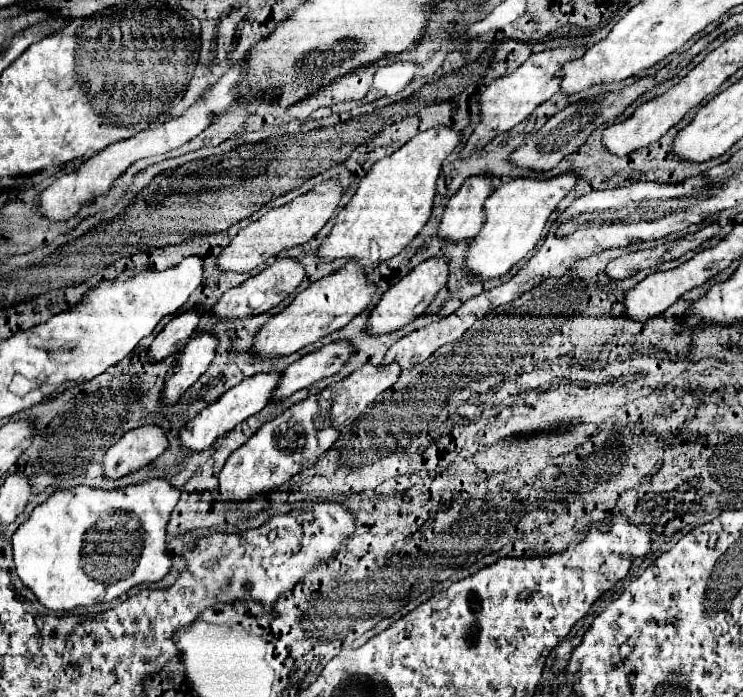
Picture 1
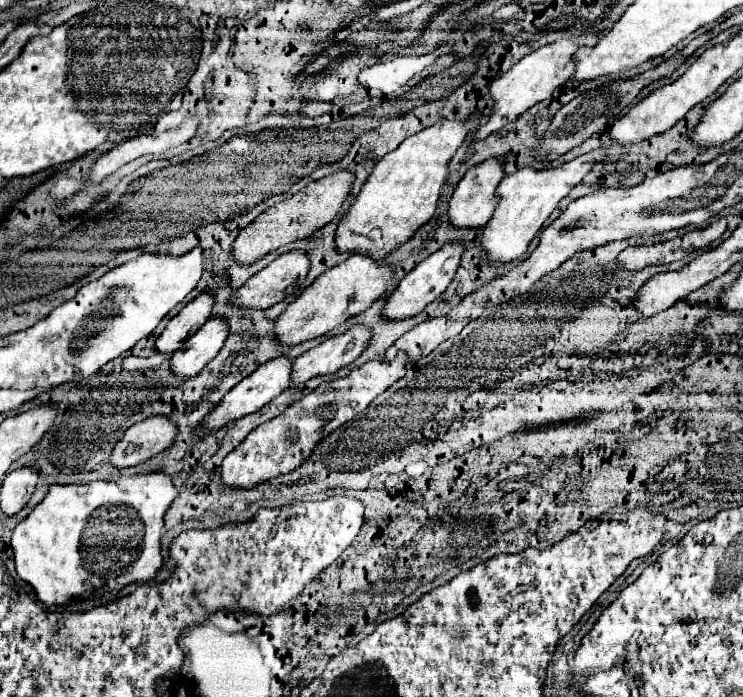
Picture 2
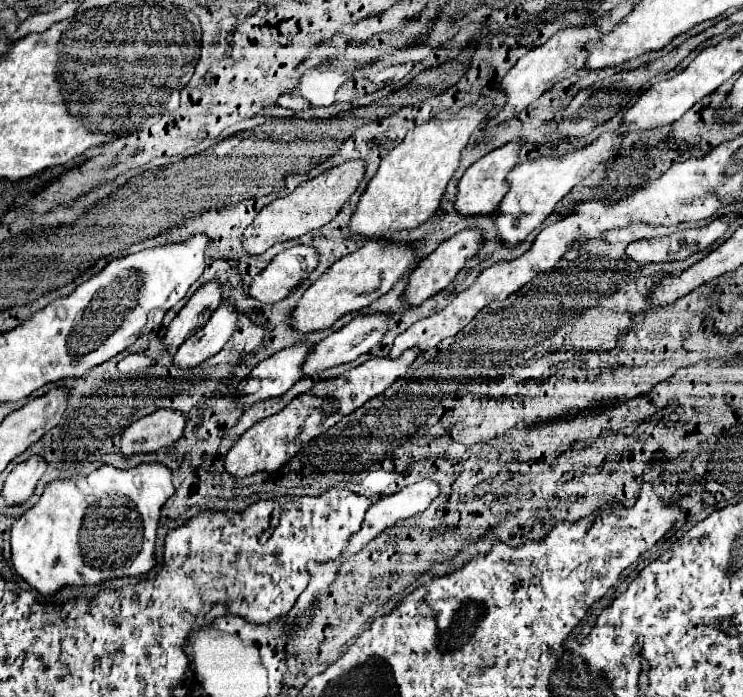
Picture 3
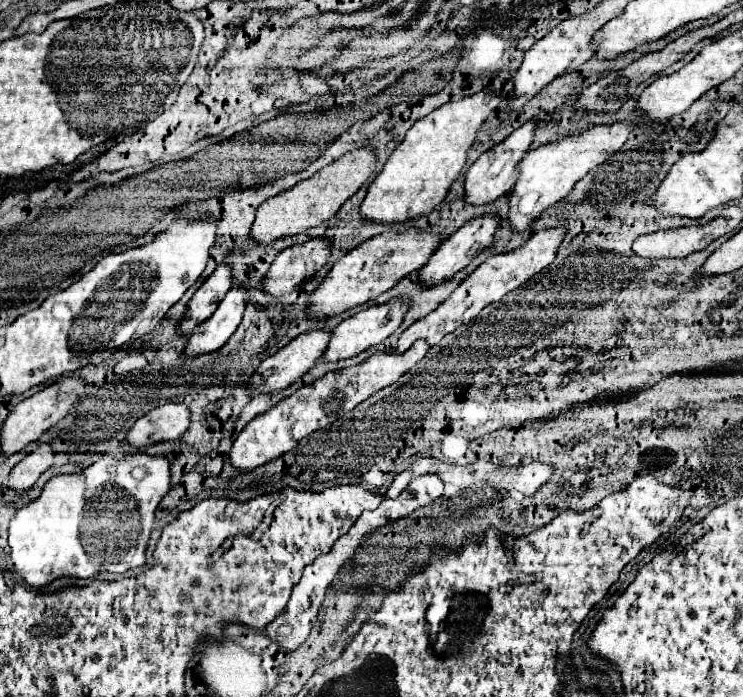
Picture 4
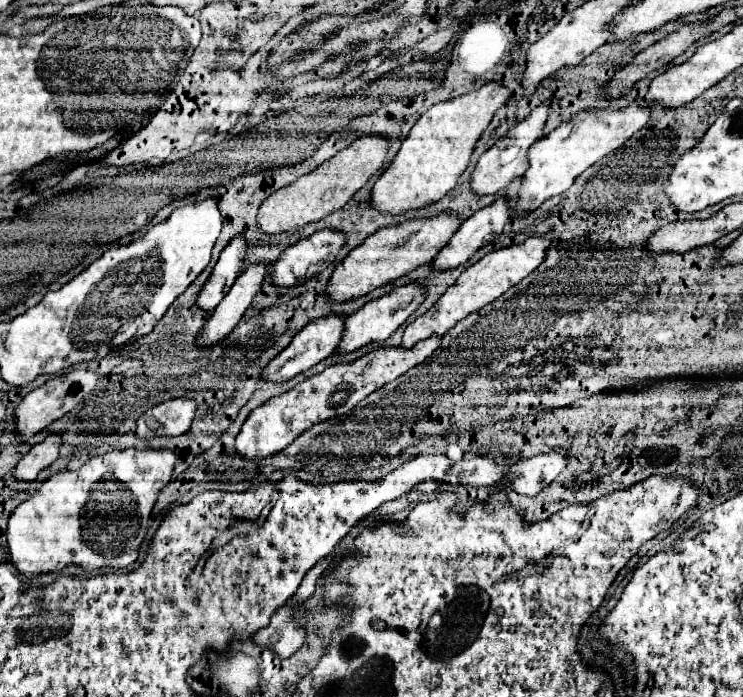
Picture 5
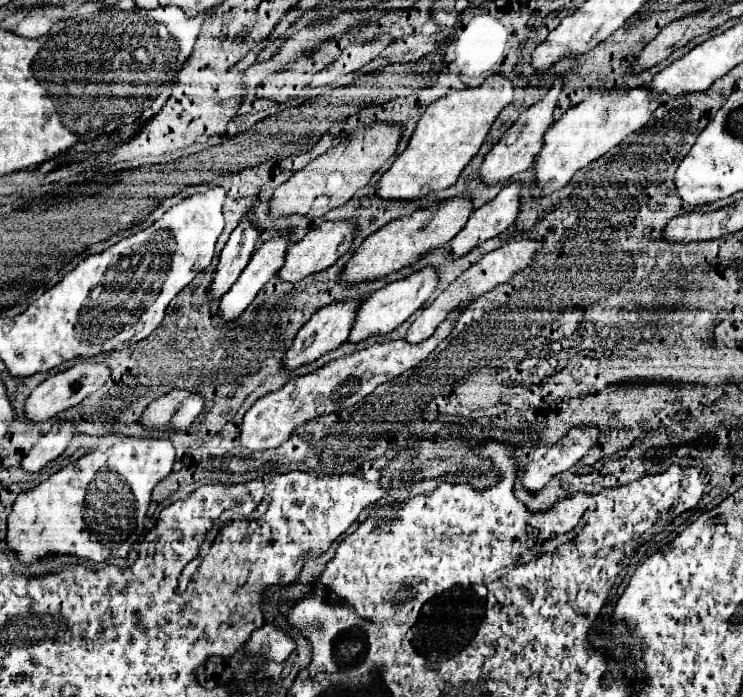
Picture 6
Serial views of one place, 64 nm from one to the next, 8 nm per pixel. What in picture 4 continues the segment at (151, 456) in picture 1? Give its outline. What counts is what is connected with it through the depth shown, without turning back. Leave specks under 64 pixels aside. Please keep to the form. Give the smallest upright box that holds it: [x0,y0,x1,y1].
[124,402,190,448]

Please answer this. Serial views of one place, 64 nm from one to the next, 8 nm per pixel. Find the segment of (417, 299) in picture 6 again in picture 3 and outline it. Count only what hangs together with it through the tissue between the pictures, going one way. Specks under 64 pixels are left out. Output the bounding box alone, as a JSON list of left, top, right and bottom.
[302,314,388,376]

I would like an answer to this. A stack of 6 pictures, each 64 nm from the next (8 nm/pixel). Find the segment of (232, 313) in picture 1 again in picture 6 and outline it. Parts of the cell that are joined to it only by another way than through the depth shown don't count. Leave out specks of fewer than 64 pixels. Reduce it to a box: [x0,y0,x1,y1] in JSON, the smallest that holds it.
[278,220,356,282]

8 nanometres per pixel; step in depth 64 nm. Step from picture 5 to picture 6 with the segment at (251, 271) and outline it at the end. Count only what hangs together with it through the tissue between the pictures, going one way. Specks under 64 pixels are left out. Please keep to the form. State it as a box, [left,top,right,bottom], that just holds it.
[218,236,290,322]

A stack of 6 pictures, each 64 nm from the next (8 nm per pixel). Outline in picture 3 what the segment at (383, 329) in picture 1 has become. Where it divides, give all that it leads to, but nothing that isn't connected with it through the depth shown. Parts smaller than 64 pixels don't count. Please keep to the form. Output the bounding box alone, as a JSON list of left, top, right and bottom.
[402,230,482,306]

